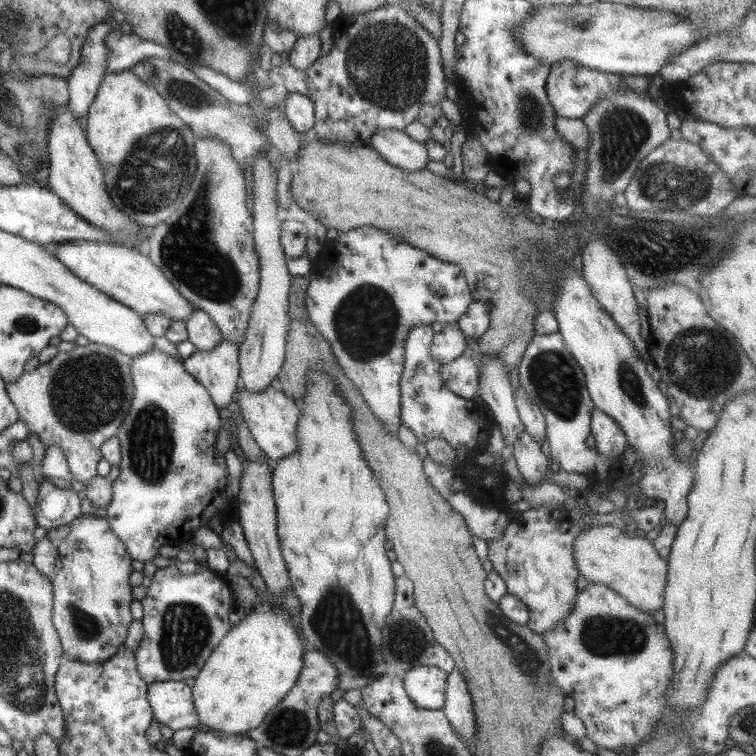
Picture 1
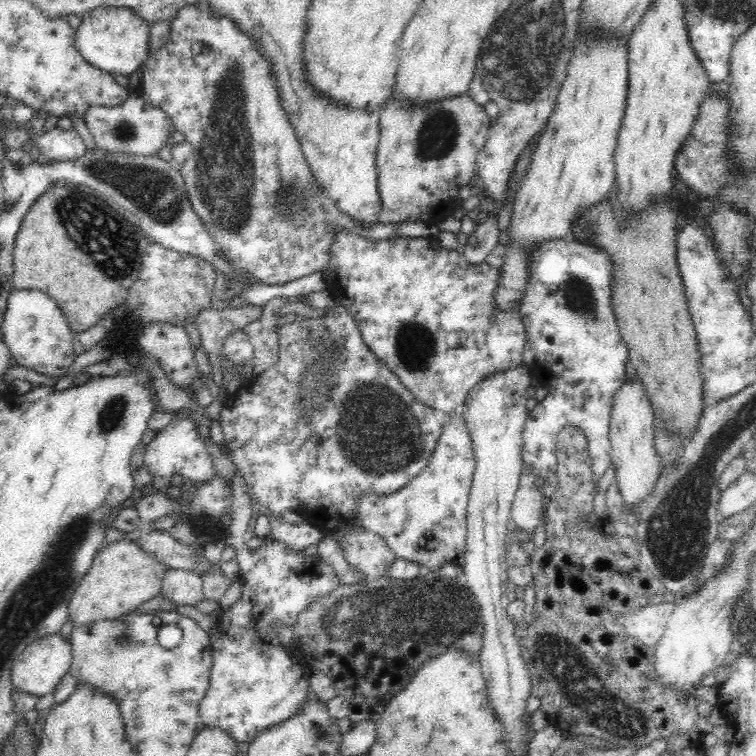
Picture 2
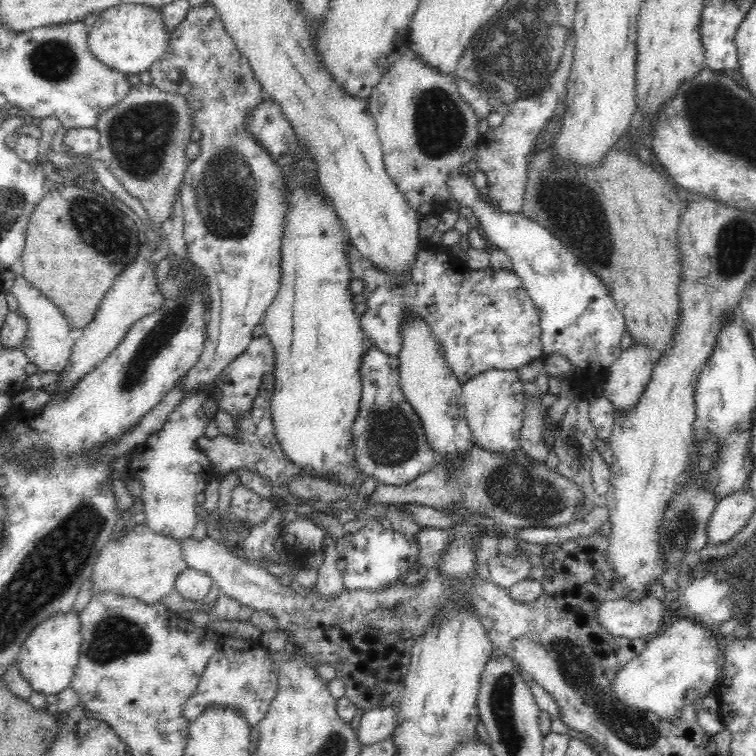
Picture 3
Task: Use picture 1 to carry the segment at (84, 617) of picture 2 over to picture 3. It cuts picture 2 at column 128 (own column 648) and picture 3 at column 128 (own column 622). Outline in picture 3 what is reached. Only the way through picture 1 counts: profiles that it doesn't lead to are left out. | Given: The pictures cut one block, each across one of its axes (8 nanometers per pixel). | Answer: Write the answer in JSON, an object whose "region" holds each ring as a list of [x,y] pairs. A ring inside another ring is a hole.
{"region":[[[134,524],[126,536],[115,535],[97,555],[89,581],[91,592],[109,592],[116,596],[137,598],[153,604],[168,596],[180,571],[186,570],[182,540],[164,537],[150,531],[146,524]]]}

